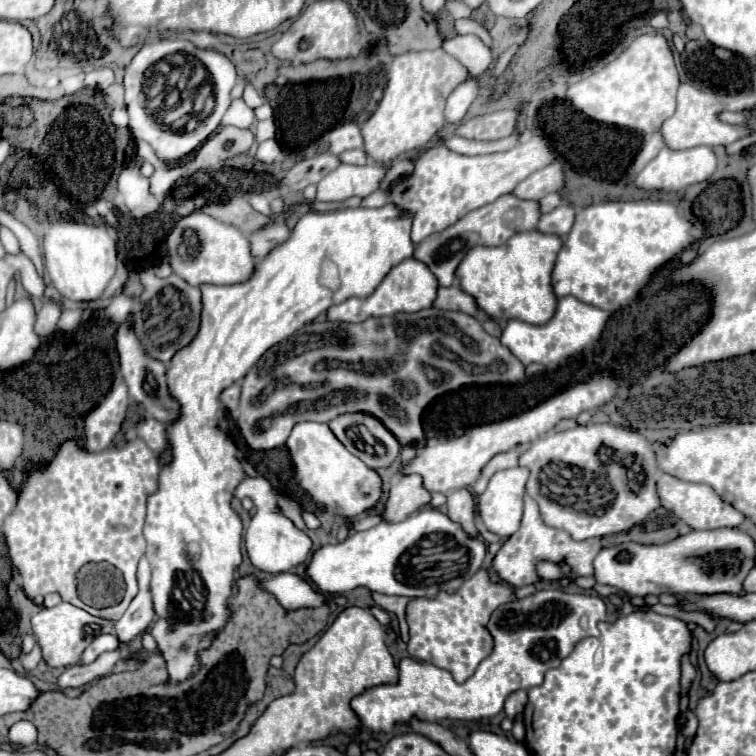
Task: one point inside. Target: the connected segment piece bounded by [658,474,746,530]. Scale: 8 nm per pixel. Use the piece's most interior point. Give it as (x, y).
(698, 505)

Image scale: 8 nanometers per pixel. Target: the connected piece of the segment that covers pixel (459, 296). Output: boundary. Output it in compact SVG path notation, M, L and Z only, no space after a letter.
M452 284L450 288L440 286L434 306L440 308L440 310L458 310L458 312L464 312L464 314L470 314L470 316L480 314L476 300L470 294L466 294L458 284Z

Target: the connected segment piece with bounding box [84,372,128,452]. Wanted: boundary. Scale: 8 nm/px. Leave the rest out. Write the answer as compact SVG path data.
M118 372L114 376L108 394L84 418L84 434L86 434L84 448L88 452L106 450L112 444L114 436L120 432L122 420L126 418L126 410L128 410L128 388Z

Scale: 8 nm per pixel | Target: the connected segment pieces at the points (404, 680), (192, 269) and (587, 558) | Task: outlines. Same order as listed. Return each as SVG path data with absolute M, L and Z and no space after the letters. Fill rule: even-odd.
M540 590L524 600L516 600L510 604L502 604L496 608L488 622L488 630L494 636L494 650L488 658L480 662L476 668L474 676L468 678L464 684L458 684L448 670L436 668L434 664L420 662L414 658L404 658L398 666L400 678L396 684L384 684L384 686L374 686L366 690L364 694L356 696L352 700L352 710L358 714L362 726L370 728L372 732L390 732L394 724L408 722L410 718L420 718L420 720L480 720L480 718L492 718L502 712L504 700L516 692L516 690L530 690L534 686L540 686L544 682L544 672L548 668L556 668L560 660L564 660L572 648L588 638L588 636L598 636L596 624L600 620L606 620L606 604L598 596L588 596L588 594L568 594L560 590Z
M194 212L180 218L168 236L170 266L174 274L192 286L200 284L242 284L252 278L256 258L250 252L250 240L234 226L218 222L216 218Z
M526 494L524 496L524 516L522 516L520 530L514 532L506 540L506 544L500 548L500 552L496 554L496 558L492 562L492 568L496 570L500 580L508 582L514 588L540 582L540 578L536 576L536 564L540 560L560 564L560 568L564 570L566 576L592 576L592 562L594 562L594 558L600 550L602 550L600 538L590 538L590 540L584 540L584 542L576 542L568 536L568 532L546 526L540 518L538 504Z

